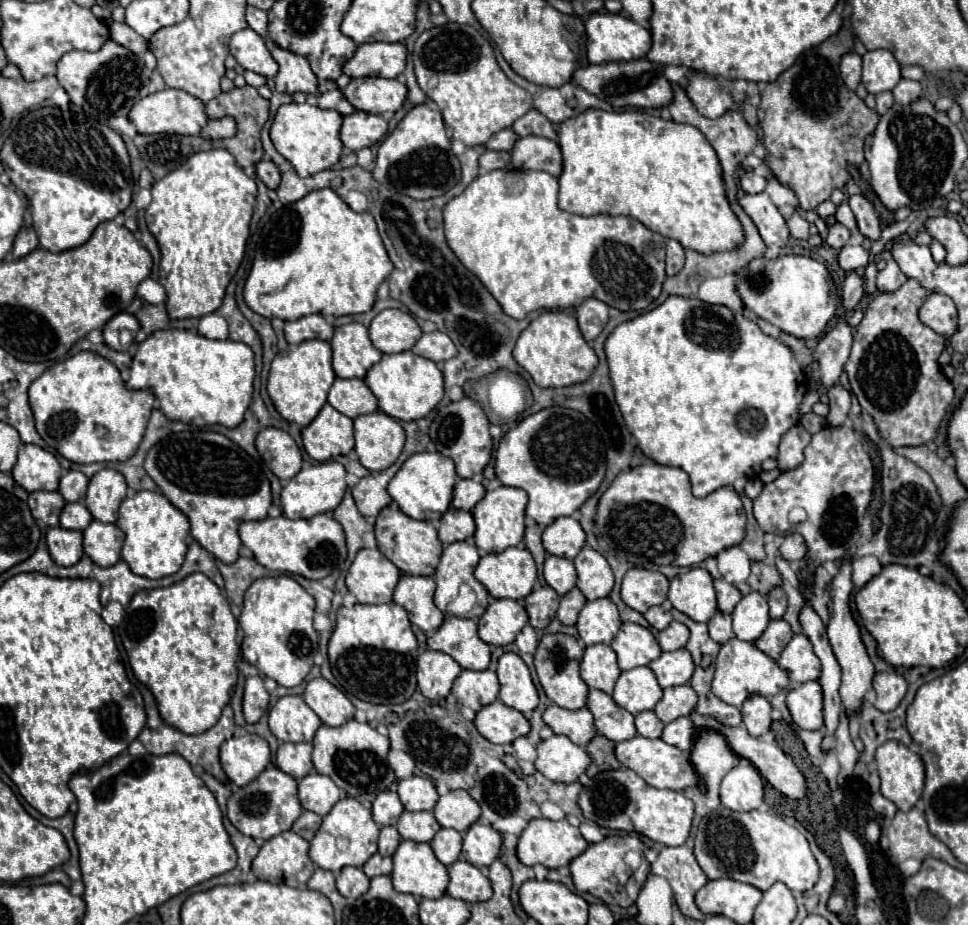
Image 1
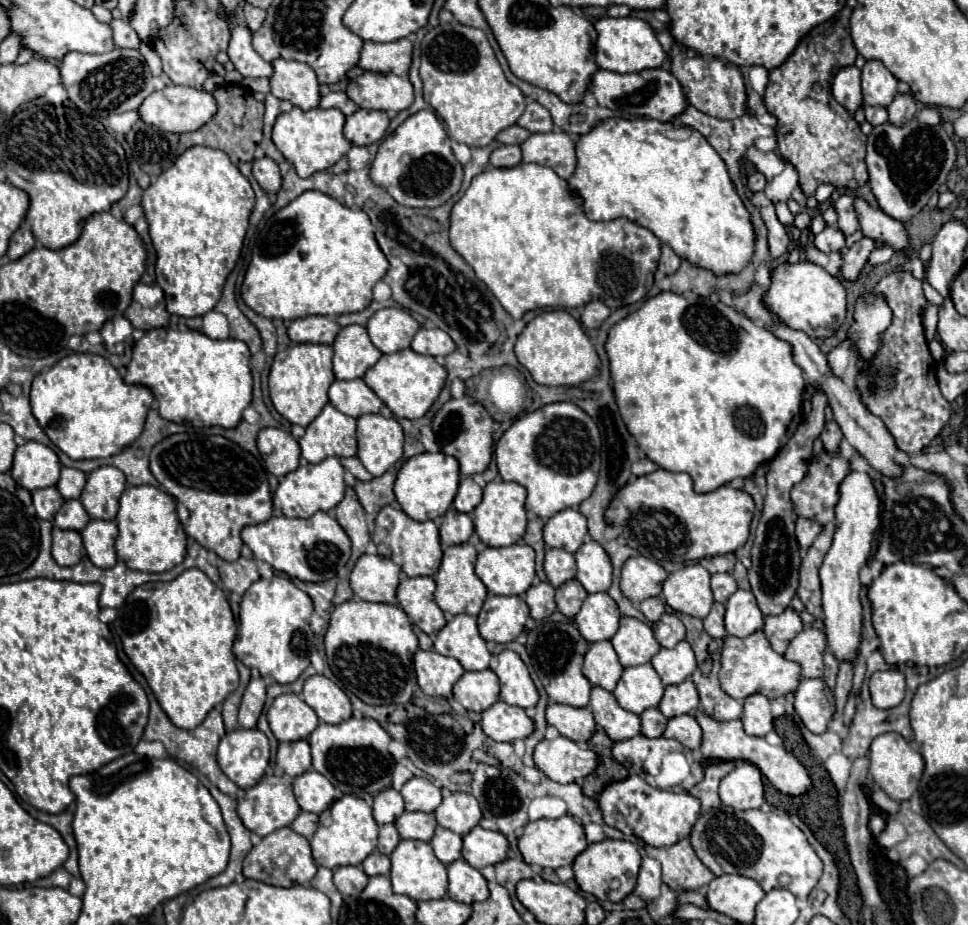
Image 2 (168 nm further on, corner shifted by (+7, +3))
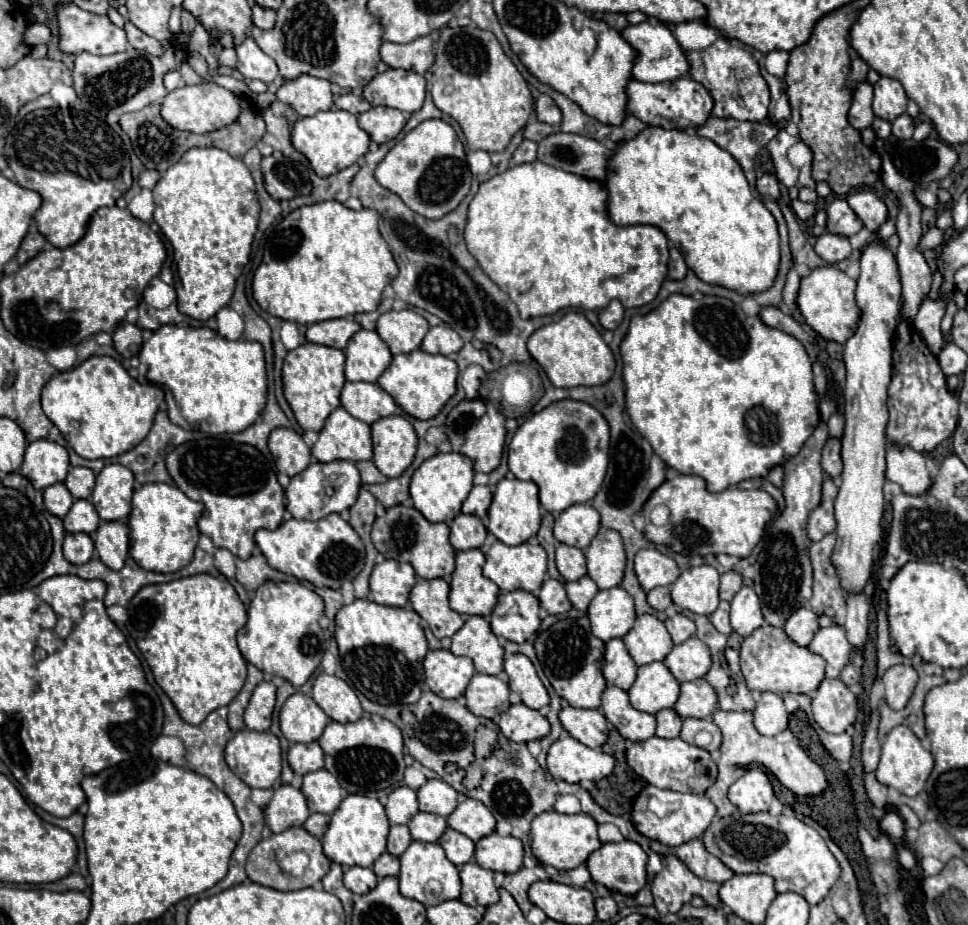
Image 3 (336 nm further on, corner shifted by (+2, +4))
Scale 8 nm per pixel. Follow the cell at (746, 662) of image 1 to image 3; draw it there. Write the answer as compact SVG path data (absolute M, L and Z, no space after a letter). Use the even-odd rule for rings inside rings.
M761 625L745 637L741 645L741 671L751 691L775 691L775 693L815 693L825 679L825 659L811 653L807 647L793 645L783 629Z

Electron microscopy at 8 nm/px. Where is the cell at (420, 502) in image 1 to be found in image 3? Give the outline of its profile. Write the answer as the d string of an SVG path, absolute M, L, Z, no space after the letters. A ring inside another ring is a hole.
M437 453L427 459L411 479L411 497L415 507L429 521L451 521L461 513L461 505L473 489L473 461L461 453Z

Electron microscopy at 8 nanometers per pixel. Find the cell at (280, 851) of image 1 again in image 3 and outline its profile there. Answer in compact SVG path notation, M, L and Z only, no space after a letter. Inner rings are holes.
M291 827L279 835L271 835L269 839L263 839L259 841L253 851L249 853L247 857L247 865L245 865L245 871L249 875L249 879L253 883L259 883L263 887L271 887L271 889L277 889L277 891L295 891L295 889L303 889L303 887L311 887L315 885L317 881L321 881L327 873L329 873L329 867L331 867L331 861L325 857L323 853L323 847L321 847L321 841L317 837L313 837L311 833L307 833L303 827ZM295 851L305 851L309 857L311 857L311 863L307 867L307 873L303 877L293 877L293 875L287 875L283 873L279 861L289 855L289 853L295 853Z

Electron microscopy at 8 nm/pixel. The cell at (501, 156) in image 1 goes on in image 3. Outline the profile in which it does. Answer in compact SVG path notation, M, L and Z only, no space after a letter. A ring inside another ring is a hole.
M525 139L519 149L513 153L513 163L529 163L529 161L535 161L537 159L537 143L535 141L529 141Z

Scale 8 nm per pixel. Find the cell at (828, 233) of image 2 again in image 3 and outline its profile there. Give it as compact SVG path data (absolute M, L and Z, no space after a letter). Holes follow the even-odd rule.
M823 233L815 243L815 253L821 259L825 259L829 265L833 265L833 263L839 263L851 255L851 245L849 245L847 237Z

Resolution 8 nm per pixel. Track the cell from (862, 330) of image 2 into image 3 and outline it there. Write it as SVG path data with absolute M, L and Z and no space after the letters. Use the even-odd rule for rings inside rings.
M871 241L861 253L861 275L857 279L857 305L861 309L859 329L845 343L843 363L847 381L841 391L845 429L841 437L841 487L835 499L837 545L833 565L847 591L861 591L871 577L873 551L879 545L883 517L883 483L885 483L885 425L887 425L887 387L891 383L893 329L899 319L901 277L893 251L883 241Z

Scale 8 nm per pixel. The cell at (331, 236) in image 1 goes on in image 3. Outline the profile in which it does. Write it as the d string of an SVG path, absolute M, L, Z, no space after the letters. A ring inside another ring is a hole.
M325 201L295 209L271 229L263 261L253 277L253 297L259 307L273 317L313 325L327 319L375 311L385 285L391 283L397 273L399 269L391 249L379 233L379 213L373 209L353 211L337 201Z

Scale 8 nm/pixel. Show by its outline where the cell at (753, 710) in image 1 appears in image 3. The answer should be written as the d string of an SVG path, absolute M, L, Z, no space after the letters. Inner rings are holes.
M771 691L761 693L761 699L757 701L753 715L755 715L757 731L761 735L769 735L769 737L785 731L787 723L789 723L789 713L785 711L783 699Z

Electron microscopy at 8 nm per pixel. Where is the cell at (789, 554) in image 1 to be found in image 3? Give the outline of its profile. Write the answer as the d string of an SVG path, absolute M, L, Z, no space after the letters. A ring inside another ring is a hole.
M825 477L823 483L823 501L821 505L809 515L809 539L819 541L825 535L833 533L836 529L834 517L834 501L838 494L838 488L830 477Z

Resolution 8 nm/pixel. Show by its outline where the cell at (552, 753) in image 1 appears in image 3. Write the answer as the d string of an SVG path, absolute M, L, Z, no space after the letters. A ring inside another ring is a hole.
M573 737L559 739L547 753L547 769L551 775L559 775L567 783L579 783L583 779L601 781L611 775L615 759L601 749L591 749Z

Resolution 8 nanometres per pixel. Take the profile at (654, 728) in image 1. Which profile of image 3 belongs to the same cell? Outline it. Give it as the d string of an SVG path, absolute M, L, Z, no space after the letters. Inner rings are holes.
M673 709L659 711L655 719L657 719L657 737L679 737L683 719Z

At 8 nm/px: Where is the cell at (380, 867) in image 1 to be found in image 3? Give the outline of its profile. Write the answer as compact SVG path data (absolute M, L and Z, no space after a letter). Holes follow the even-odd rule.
M383 853L375 863L373 863L373 871L379 879L389 877L389 875L399 875L399 859L391 853Z

